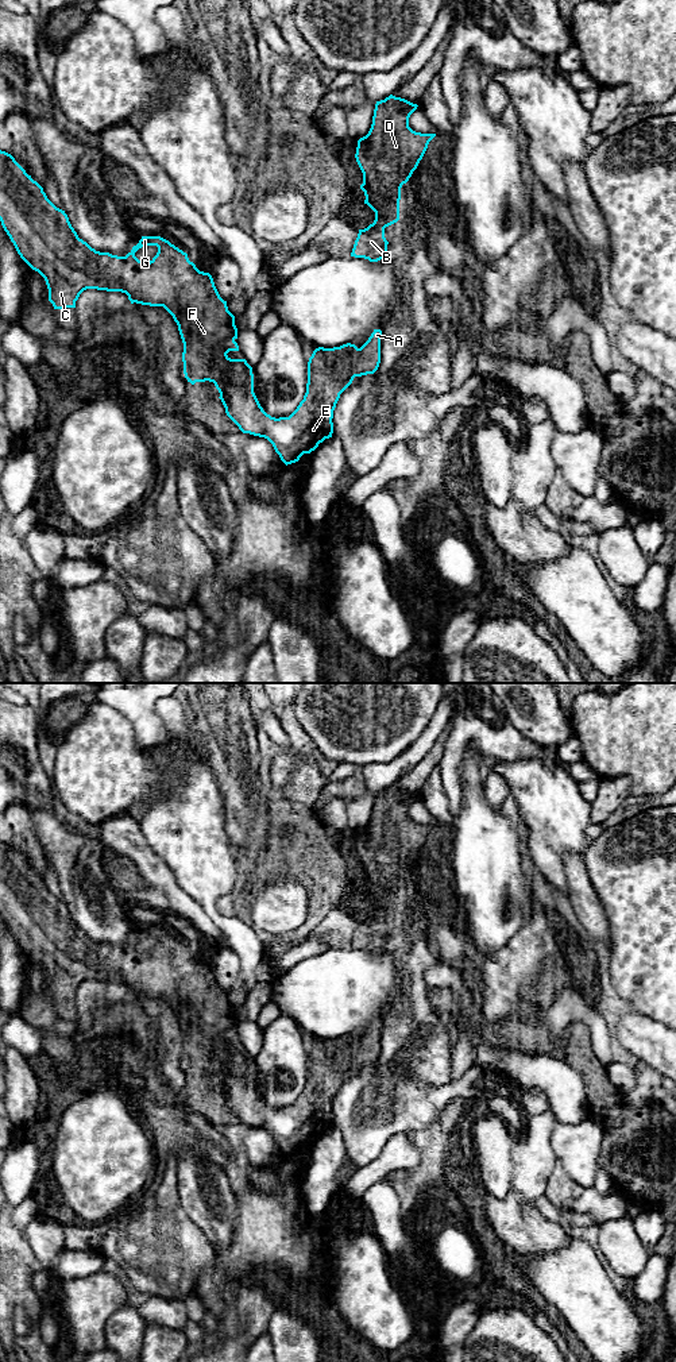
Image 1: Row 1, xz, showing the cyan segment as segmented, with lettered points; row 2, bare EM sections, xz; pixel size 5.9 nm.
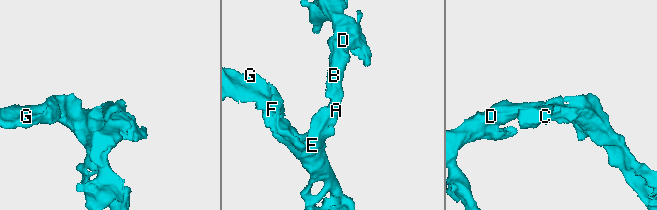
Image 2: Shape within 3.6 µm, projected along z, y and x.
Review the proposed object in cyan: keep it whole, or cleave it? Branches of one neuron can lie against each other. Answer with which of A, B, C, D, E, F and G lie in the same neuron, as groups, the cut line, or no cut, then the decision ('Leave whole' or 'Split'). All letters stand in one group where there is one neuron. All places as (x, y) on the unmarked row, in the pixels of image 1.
Groups: A B C D E F G. No split. Leave whole

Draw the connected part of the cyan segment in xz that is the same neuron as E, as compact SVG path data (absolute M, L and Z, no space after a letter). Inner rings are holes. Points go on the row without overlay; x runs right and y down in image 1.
M1 841L0 912L20 949L45 969L49 980L49 992L53 995L54 1000L76 999L76 992L86 980L121 983L128 987L131 995L136 993L150 998L163 998L178 1016L184 1034L184 1065L188 1073L192 1076L205 1072L213 1073L220 1084L219 1089L225 1099L227 1107L243 1124L267 1130L286 1157L298 1153L304 1145L310 1145L320 1134L332 1128L333 1101L340 1085L352 1074L355 1068L374 1065L379 1058L381 1020L374 1020L368 1031L360 1039L351 1034L333 1039L318 1038L313 1042L308 1053L308 1074L304 1091L289 1108L271 1108L263 1101L254 1084L252 1058L246 1050L231 1050L227 1046L229 1042L239 1042L239 1037L235 1033L237 1030L235 1007L228 1002L227 992L220 988L212 966L200 962L196 956L189 952L186 944L161 927L142 927L139 934L134 937L125 948L96 942L86 933L78 929L65 902L57 899L47 890L43 879L26 864L11 845ZM144 937L158 938L157 946L150 953L142 953L135 948L135 944Z

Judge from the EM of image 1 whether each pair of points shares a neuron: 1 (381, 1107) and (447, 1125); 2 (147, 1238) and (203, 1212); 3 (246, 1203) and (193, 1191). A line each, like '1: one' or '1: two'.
1: two
2: two
3: two

